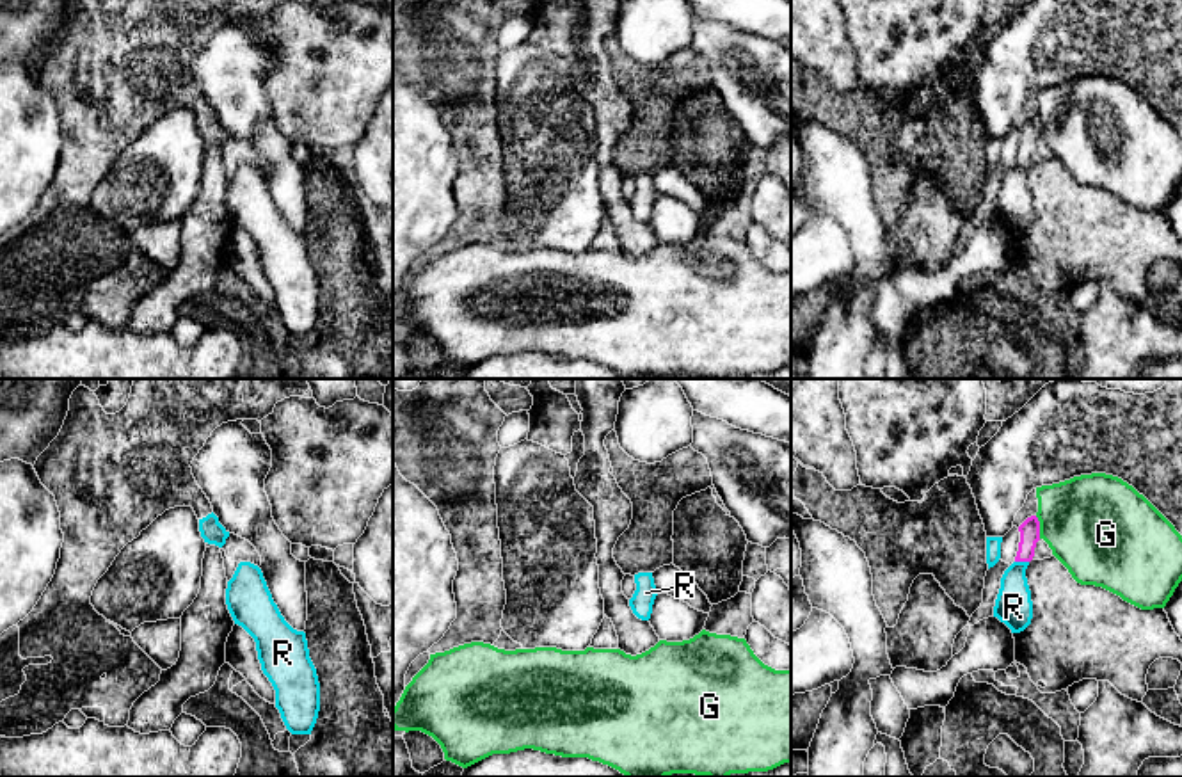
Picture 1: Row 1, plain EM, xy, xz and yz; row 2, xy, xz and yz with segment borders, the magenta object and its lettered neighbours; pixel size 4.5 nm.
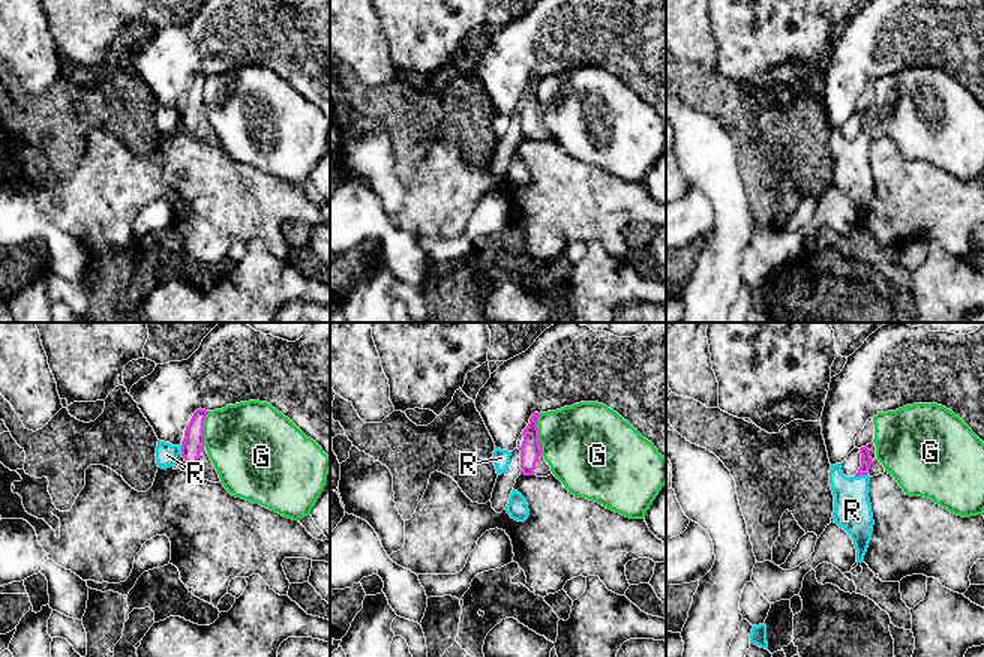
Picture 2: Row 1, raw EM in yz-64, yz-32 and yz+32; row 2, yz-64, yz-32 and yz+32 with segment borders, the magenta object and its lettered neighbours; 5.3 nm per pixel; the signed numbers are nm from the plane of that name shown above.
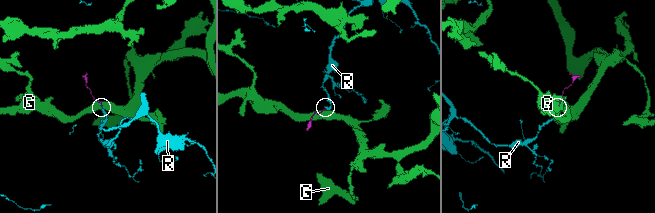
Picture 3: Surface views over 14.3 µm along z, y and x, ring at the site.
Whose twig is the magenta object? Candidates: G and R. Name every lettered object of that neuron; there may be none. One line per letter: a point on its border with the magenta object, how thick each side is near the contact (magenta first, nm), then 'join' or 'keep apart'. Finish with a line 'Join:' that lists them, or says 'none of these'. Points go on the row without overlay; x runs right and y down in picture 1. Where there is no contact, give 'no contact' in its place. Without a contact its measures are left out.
G: contact yz (1038, 128); calibres 100 and 440 nm; keep apart
R: contact yz (1022, 162); calibres 100 and 170 nm; join
Join: R

